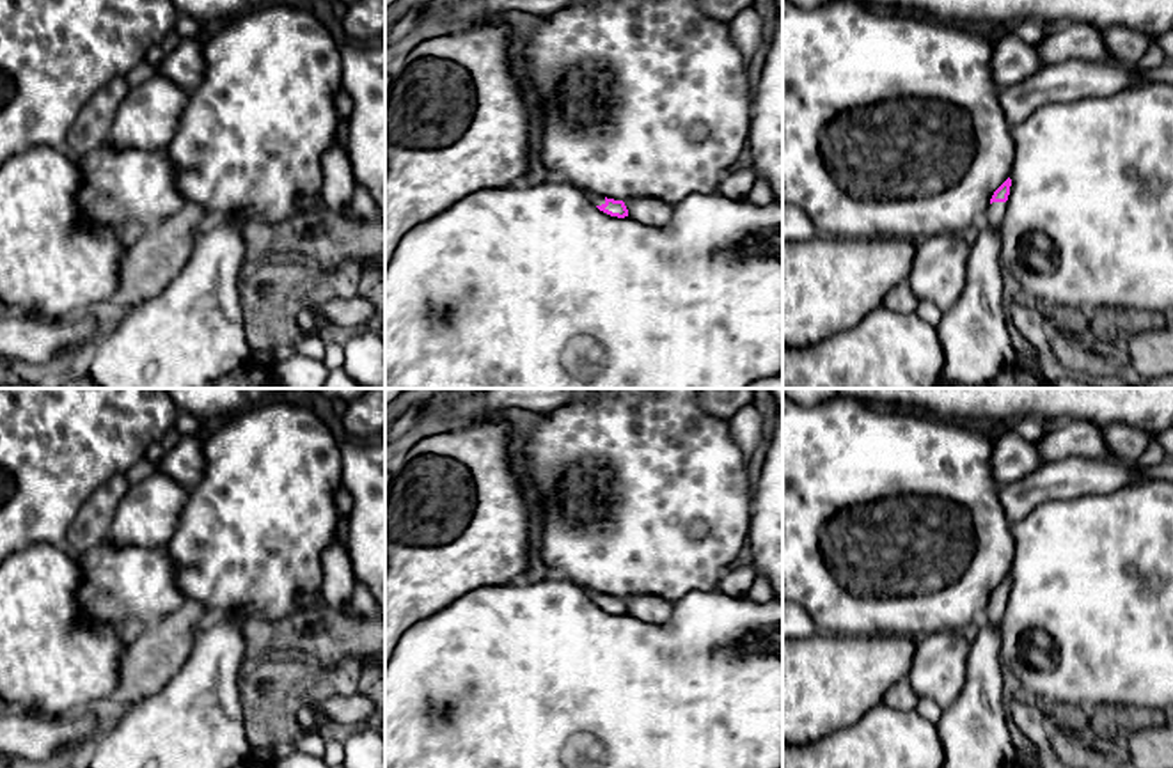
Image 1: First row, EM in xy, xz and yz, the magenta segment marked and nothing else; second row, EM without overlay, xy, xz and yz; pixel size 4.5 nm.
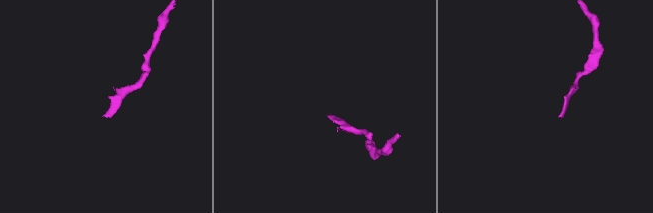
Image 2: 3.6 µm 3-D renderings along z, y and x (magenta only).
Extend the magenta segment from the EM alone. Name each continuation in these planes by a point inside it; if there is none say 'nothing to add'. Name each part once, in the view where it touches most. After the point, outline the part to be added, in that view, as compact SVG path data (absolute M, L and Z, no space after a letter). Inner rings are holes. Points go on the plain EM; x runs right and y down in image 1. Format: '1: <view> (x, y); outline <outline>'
1: yz (996, 607); outline M992 600L992 601L988 601L983 621L999 626L1004 608L1006 608L1006 600Z

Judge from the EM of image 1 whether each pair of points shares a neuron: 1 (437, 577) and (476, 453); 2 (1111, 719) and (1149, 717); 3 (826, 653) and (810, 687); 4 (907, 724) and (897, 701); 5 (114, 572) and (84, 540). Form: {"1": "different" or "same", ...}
{"1": "same", "2": "same", "3": "same", "4": "different", "5": "different"}

